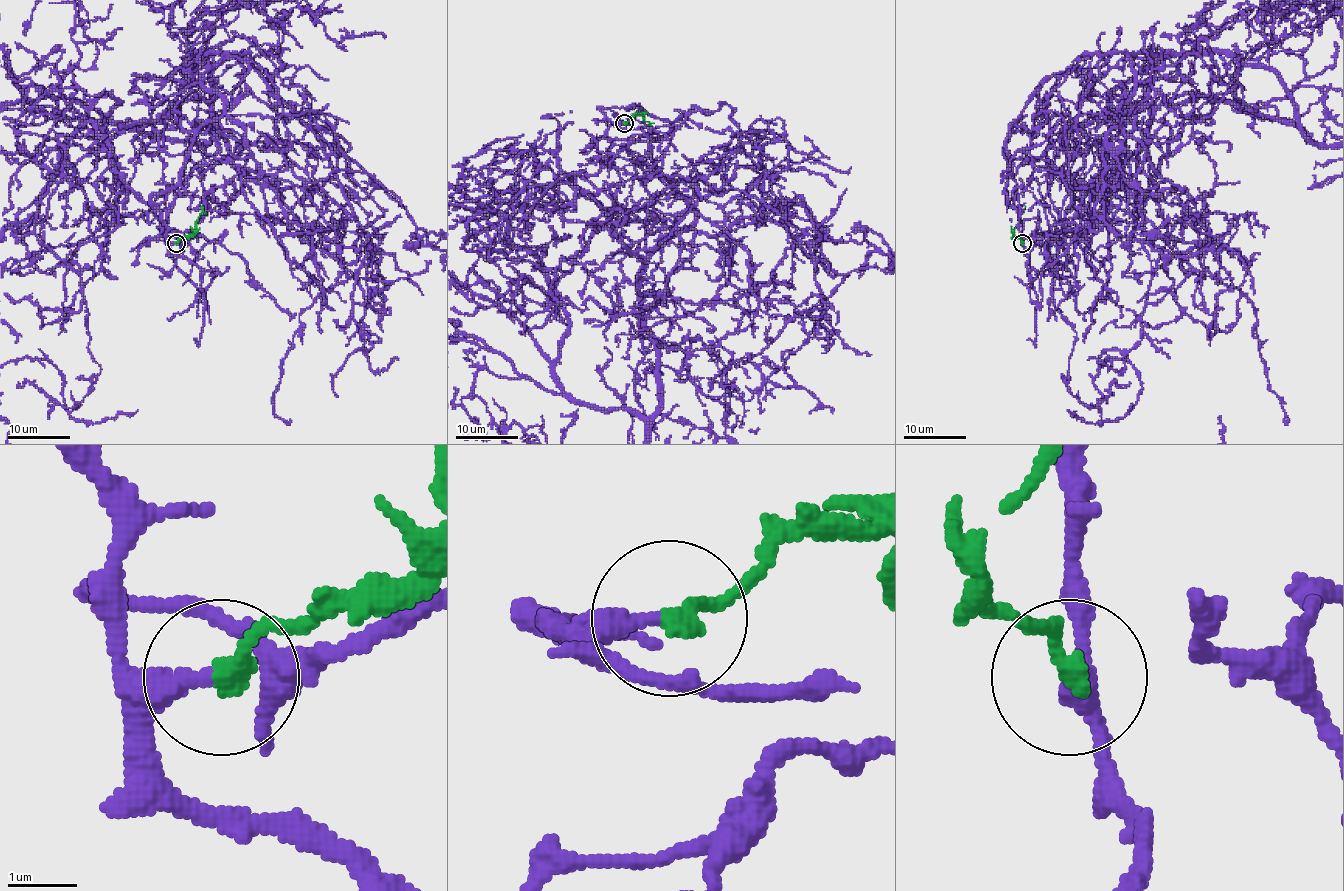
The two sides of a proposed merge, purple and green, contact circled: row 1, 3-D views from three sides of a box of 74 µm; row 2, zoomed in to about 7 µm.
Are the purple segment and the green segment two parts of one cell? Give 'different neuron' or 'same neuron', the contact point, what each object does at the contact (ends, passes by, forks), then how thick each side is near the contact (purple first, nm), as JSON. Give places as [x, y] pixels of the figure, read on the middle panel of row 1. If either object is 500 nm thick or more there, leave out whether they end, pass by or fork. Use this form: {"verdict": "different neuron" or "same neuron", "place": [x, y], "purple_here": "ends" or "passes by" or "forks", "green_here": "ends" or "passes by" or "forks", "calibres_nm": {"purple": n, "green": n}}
{"verdict": "same neuron", "place": [624, 123], "purple_here": "ends", "green_here": "ends", "calibres_nm": {"purple": 320, "green": 280}}

